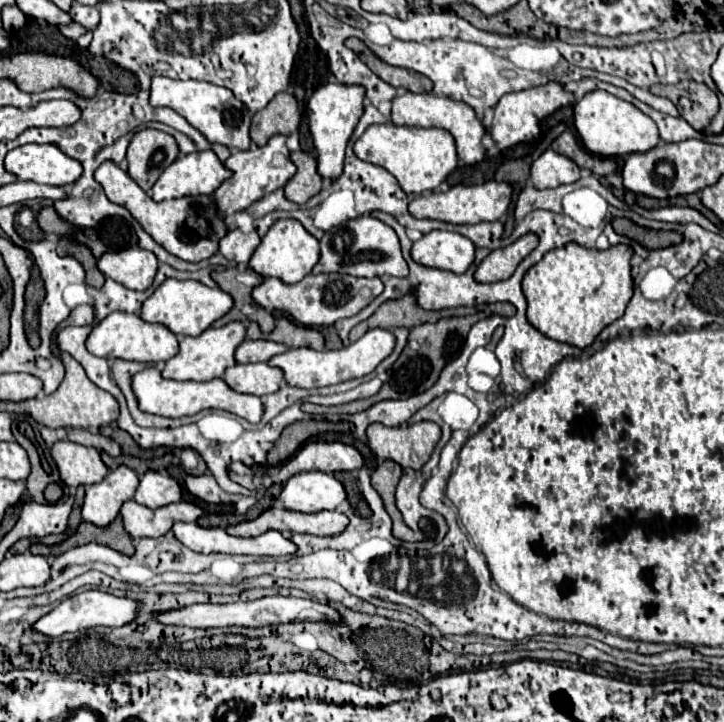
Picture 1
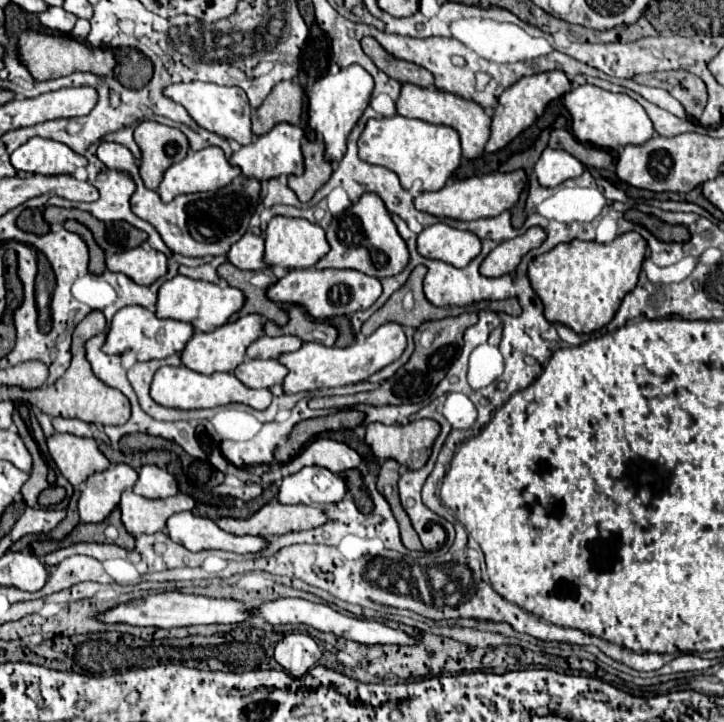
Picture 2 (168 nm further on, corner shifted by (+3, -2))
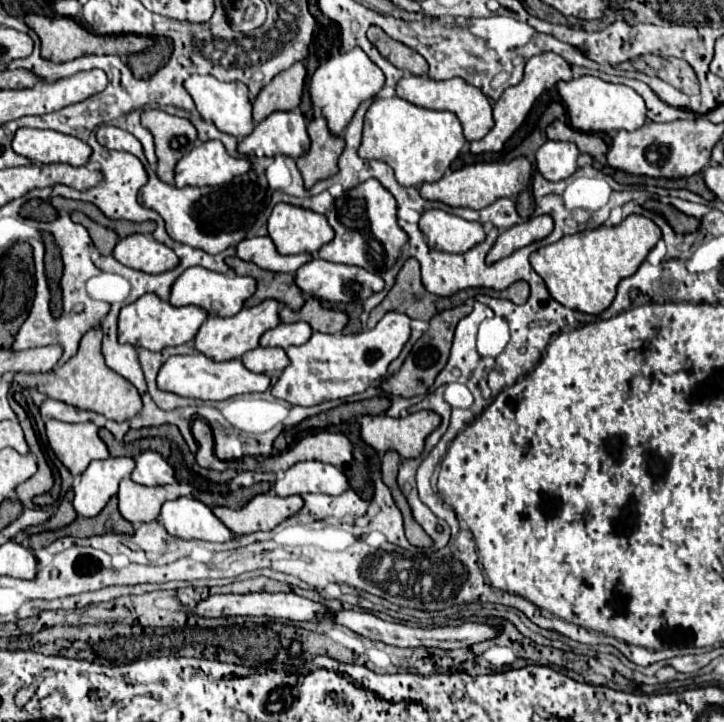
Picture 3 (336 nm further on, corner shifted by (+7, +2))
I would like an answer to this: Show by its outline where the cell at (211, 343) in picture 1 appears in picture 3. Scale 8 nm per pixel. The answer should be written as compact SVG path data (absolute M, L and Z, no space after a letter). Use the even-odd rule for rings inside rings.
M272 299L262 301L256 307L250 309L242 309L240 313L232 315L232 317L208 317L196 337L194 337L194 349L202 355L206 355L212 361L232 361L232 359L240 359L246 351L258 347L258 339L262 337L264 331L272 329L278 325L278 305Z

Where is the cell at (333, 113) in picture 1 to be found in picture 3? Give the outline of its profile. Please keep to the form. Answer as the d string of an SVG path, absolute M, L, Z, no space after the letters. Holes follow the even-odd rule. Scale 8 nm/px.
M352 49L348 53L340 53L338 57L328 59L326 63L322 63L316 73L310 79L310 99L312 99L312 107L320 109L320 115L326 119L328 129L334 137L340 137L342 131L346 129L346 125L350 123L350 119L354 117L358 105L366 99L376 97L376 93L382 89L384 85L384 75L382 71L366 57L364 51Z

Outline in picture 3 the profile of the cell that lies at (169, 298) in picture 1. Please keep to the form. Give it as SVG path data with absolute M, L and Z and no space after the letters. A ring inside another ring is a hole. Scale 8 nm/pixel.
M188 267L178 279L172 283L170 289L170 299L168 303L174 307L184 307L184 305L196 305L208 313L208 317L230 317L236 315L244 301L256 291L256 281L252 277L240 277L234 273L214 273L204 267Z

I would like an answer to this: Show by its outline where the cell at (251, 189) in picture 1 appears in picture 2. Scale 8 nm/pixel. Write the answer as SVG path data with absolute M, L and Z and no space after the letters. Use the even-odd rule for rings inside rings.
M278 123L266 135L254 137L254 141L250 145L240 147L230 157L230 163L238 165L246 177L256 177L260 181L268 181L272 177L282 177L282 175L302 175L302 171L304 171L302 149L300 149L302 137L304 137L304 131L298 125Z

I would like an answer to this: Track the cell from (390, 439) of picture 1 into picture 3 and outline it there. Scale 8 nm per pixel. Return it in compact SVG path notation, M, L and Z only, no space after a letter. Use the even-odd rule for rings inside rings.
M416 411L404 419L386 415L362 419L362 439L378 453L396 451L404 459L420 457L424 441L440 425L440 415L434 411Z

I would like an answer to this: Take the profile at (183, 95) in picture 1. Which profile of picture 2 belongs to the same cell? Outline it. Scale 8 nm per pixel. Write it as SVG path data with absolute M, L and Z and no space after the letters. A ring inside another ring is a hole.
M190 81L190 83L176 83L176 85L170 85L164 89L164 95L174 99L176 103L184 105L186 111L192 115L192 119L224 137L224 139L230 139L230 141L236 141L240 145L248 145L254 137L252 129L250 129L250 117L252 117L252 107L246 99L246 93L240 89L240 87L220 87L220 85L214 85L214 83L204 83L204 81Z

